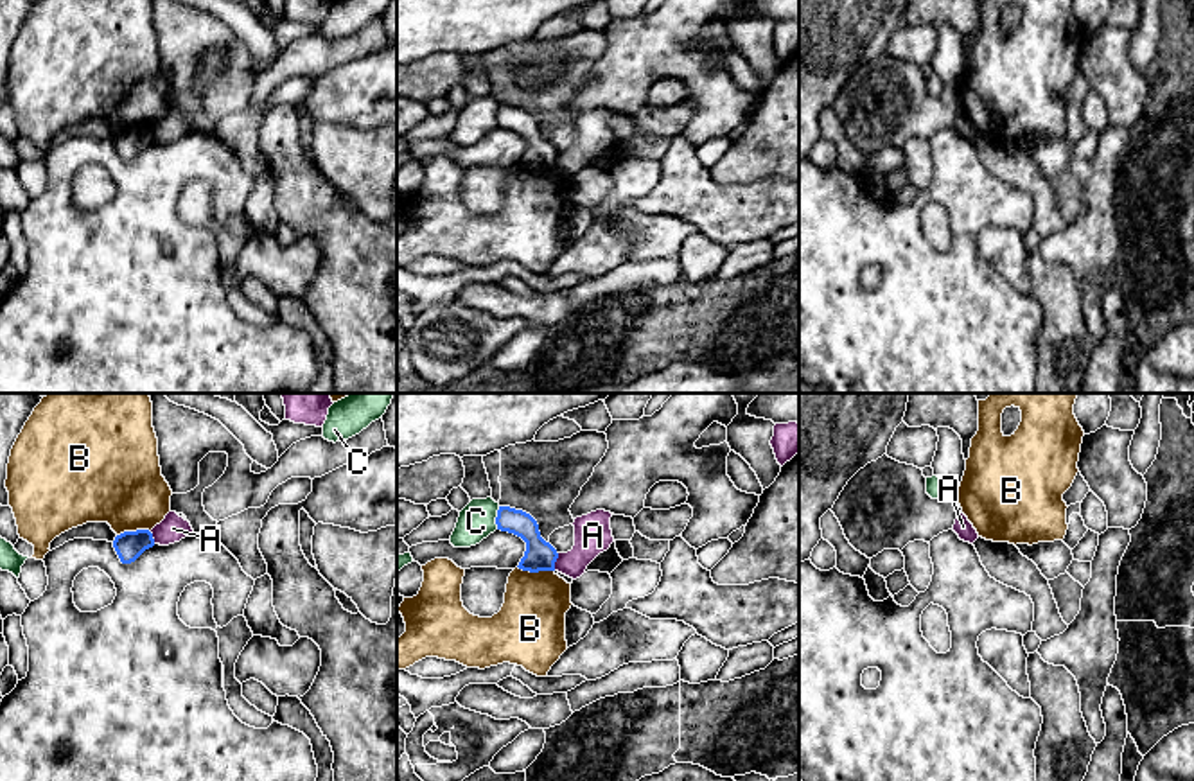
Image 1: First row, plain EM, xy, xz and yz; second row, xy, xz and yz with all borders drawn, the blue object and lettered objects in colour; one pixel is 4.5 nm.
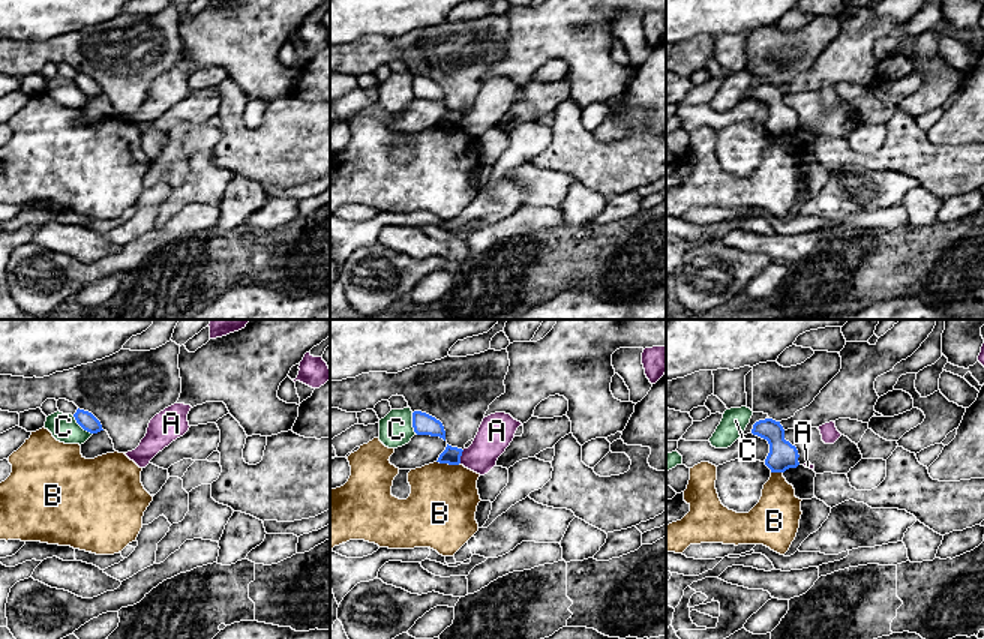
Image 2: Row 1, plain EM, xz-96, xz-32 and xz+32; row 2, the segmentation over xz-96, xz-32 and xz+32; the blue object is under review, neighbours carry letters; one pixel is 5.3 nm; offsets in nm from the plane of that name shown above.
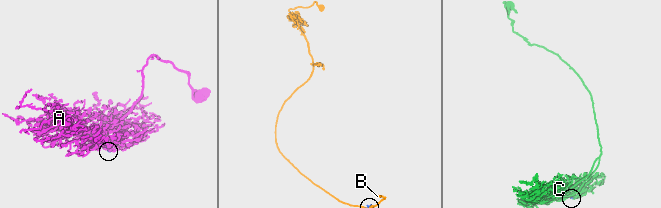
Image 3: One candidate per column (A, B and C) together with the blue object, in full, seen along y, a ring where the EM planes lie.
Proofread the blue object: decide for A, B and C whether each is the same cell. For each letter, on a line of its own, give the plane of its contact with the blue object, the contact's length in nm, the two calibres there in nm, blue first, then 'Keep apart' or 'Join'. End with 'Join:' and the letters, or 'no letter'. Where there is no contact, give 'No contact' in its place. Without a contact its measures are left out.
A: Touches blue in xz. Shared border 80 nm. Thickness 140 nm (blue) against 170 nm. Keep apart
B: Touches blue in xz. Shared border 170 nm. Thickness 140 nm (blue) against 320 nm. Keep apart
C: Touches blue in xz. Shared border 110 nm. Thickness 130 nm (blue) against 170 nm. Keep apart
Join: no letter

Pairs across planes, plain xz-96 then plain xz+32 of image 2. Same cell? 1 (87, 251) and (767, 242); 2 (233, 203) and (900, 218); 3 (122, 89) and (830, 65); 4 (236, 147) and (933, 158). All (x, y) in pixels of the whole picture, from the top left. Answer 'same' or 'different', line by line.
1: same
2: different
3: different
4: same

